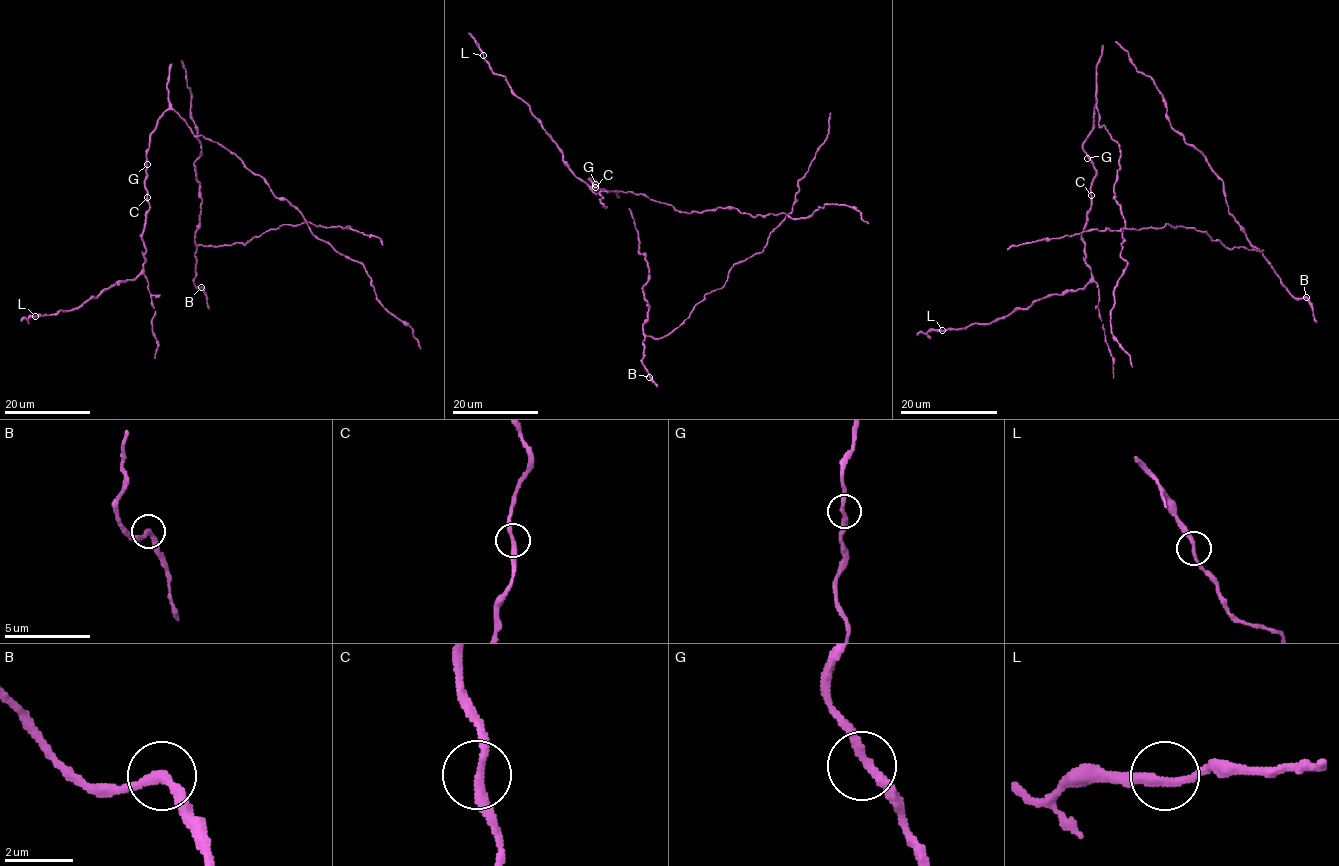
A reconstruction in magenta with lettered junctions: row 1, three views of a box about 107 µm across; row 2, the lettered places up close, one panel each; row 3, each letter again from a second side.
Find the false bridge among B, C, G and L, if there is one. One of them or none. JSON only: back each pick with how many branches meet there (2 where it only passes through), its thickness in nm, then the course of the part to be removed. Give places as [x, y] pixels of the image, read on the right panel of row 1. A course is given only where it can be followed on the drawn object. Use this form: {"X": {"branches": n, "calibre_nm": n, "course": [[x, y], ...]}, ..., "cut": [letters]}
{"cut": []}

